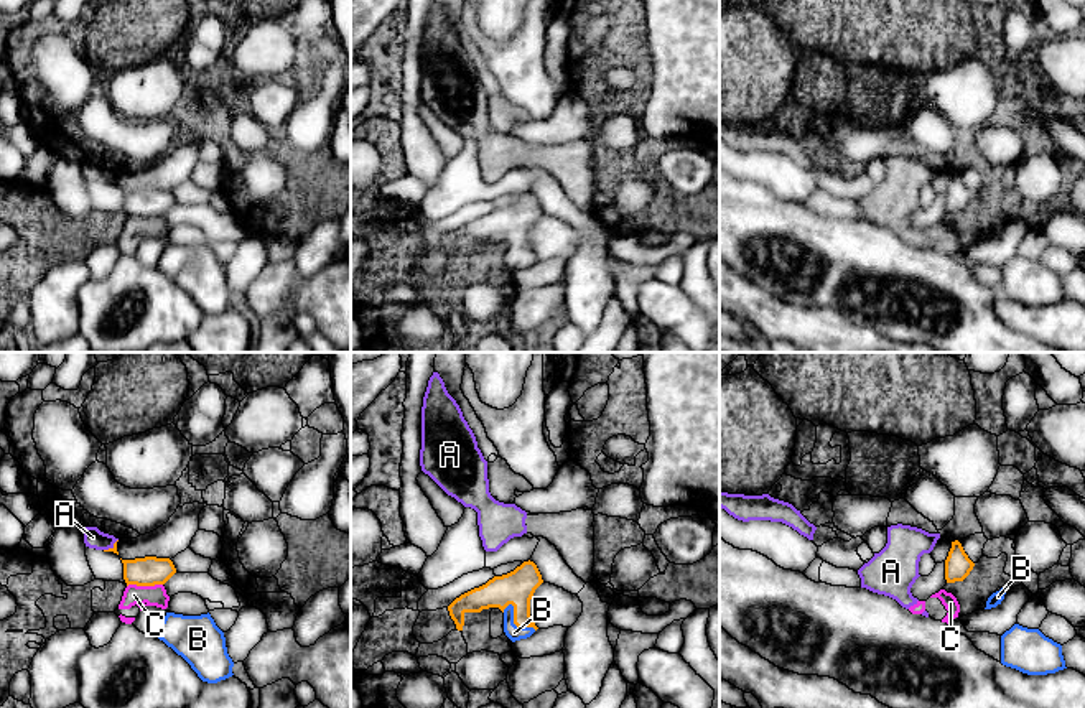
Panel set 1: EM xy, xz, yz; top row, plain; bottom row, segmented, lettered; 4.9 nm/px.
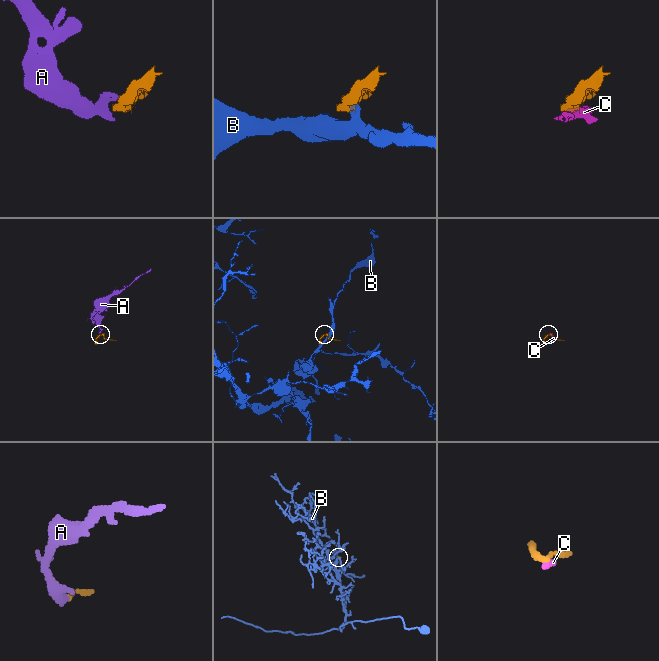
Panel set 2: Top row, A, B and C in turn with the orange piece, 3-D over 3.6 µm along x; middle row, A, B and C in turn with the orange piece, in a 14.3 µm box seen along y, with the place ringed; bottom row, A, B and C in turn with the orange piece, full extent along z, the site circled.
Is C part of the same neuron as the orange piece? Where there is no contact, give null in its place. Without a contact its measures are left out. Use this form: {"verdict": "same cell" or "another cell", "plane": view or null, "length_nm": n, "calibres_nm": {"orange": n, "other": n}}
{"verdict": "another cell", "plane": "xy", "length_nm": 180, "calibres_nm": {"orange": 140, "other": 100}}

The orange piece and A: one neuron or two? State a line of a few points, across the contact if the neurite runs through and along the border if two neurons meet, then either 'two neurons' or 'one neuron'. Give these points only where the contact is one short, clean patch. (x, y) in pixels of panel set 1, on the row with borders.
line xy (117, 539), (104, 550); two neurons

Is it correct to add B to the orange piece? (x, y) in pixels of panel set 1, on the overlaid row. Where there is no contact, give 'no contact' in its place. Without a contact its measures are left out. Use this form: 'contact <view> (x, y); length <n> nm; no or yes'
contact xz (514, 621); length 190 nm; yes

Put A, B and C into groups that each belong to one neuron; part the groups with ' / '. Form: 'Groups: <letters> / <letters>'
Groups: A C / B

